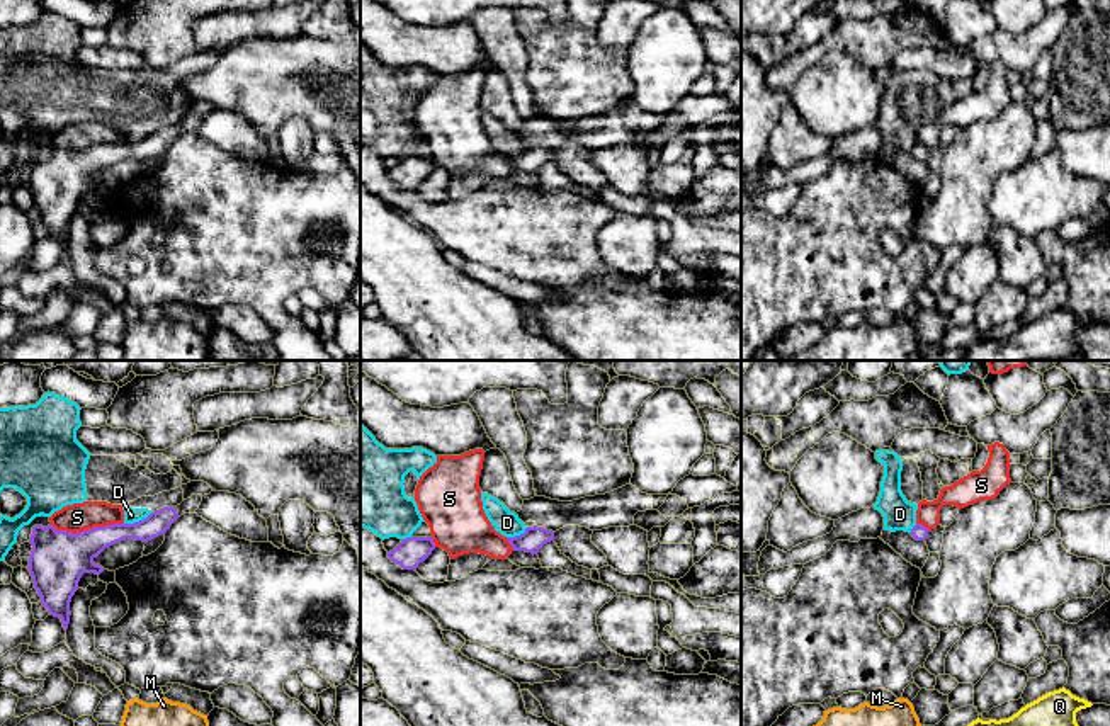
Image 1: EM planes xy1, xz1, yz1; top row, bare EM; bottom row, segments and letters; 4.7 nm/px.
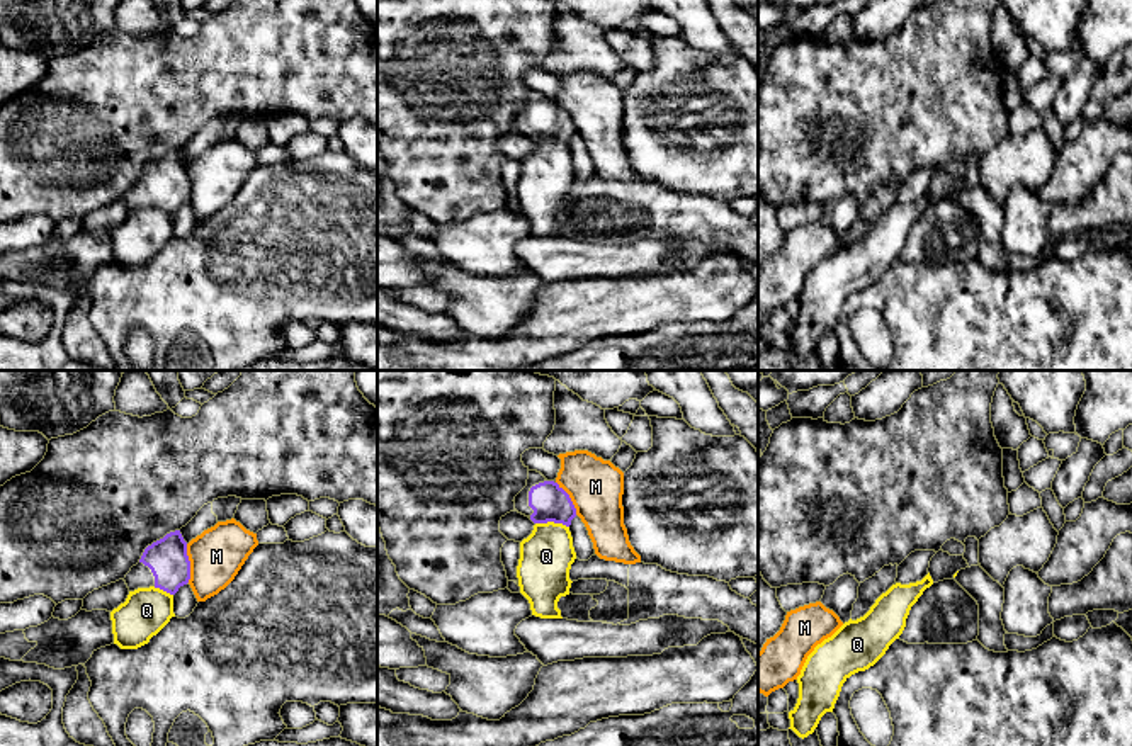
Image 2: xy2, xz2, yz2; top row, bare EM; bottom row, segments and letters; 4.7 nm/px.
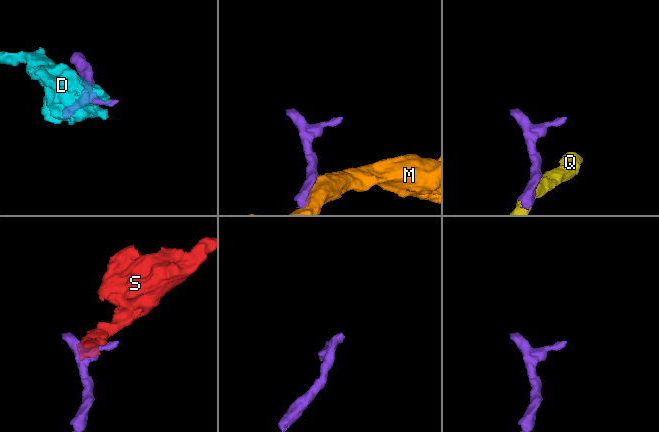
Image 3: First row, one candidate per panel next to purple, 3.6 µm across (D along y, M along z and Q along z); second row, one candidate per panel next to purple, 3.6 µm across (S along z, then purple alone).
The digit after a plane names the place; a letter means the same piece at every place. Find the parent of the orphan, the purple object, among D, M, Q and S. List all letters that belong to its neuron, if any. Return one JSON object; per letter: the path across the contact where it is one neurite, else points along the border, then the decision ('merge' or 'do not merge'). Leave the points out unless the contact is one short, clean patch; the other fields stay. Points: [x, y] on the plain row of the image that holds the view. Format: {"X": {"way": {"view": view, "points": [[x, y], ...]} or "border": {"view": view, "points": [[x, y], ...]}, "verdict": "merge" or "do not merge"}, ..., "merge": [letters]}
{"D": {"verdict": "do not merge"}, "M": {"verdict": "do not merge"}, "Q": {"border": {"view": "xz2", "points": [[536, 141], [561, 141], [568, 146]]}, "verdict": "do not merge"}, "S": {"verdict": "do not merge"}, "merge": []}

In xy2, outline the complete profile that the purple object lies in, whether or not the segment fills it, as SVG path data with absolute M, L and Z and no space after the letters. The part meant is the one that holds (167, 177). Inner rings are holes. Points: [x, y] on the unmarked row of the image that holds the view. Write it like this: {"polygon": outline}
{"polygon": "M180 150L148 165L139 182L124 197L129 211L155 206L170 214L175 214L189 199L190 180Z"}

